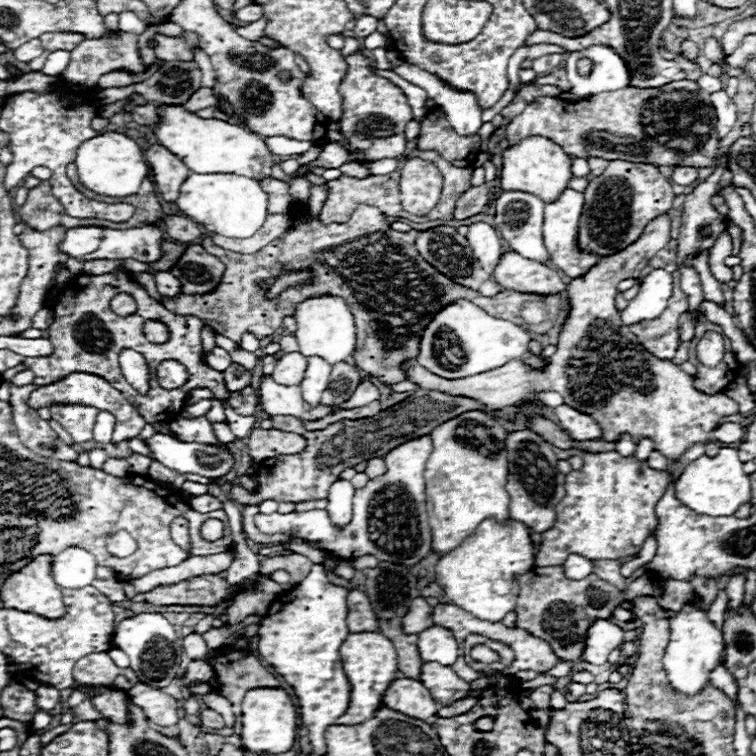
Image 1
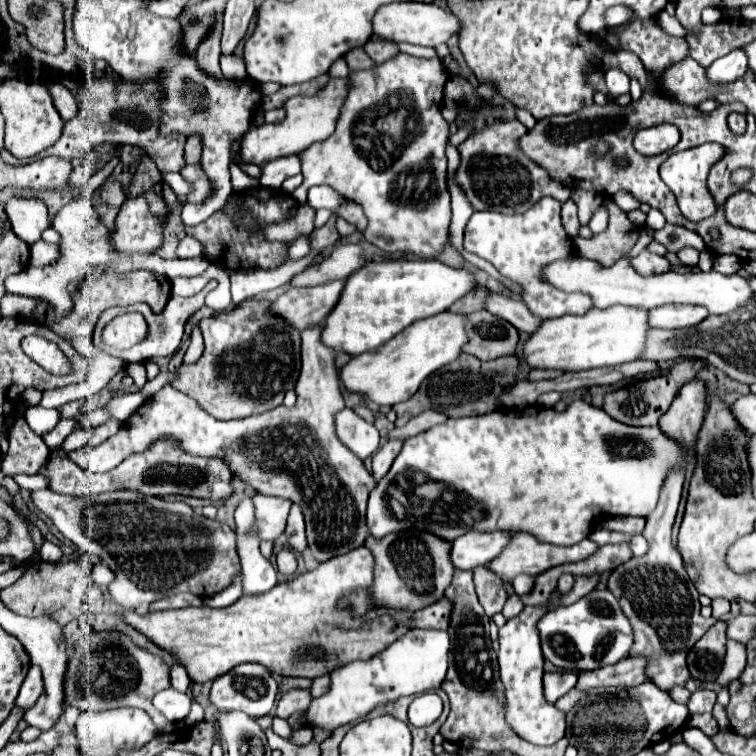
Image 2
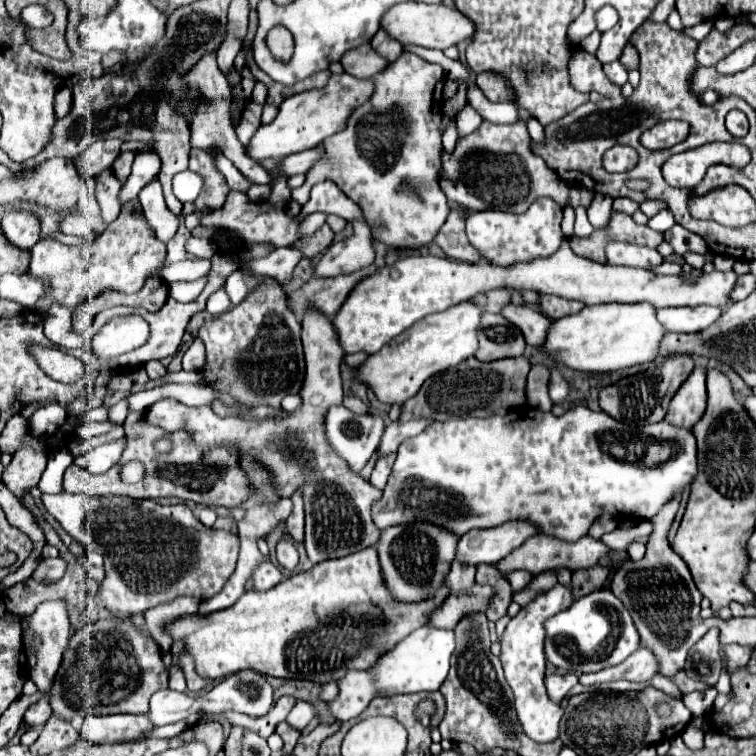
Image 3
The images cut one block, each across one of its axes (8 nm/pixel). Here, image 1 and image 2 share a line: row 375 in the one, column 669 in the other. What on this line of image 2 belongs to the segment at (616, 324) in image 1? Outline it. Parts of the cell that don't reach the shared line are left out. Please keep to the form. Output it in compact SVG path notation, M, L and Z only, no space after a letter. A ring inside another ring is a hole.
M700 378L686 382L668 412L660 420L660 428L680 444L692 448L706 412L706 386ZM674 472L666 478L660 502L656 510L646 518L646 528L642 536L650 542L648 552L642 558L630 558L618 566L608 578L608 590L618 598L624 614L634 628L634 648L630 654L646 656L648 678L658 688L672 688L674 684L684 684L688 678L686 656L688 650L698 642L714 620L700 616L700 600L694 582L688 578L678 550L672 546L670 534L680 504L684 484L684 472Z

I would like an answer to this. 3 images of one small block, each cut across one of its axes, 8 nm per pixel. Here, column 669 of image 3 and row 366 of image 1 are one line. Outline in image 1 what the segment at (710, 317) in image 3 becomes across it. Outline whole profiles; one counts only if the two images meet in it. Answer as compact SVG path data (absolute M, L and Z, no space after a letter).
M308 358L308 370L300 384L304 402L308 402L310 406L320 404L320 396L328 388L330 370L332 370L332 366L328 366L328 362L324 362L322 358Z

